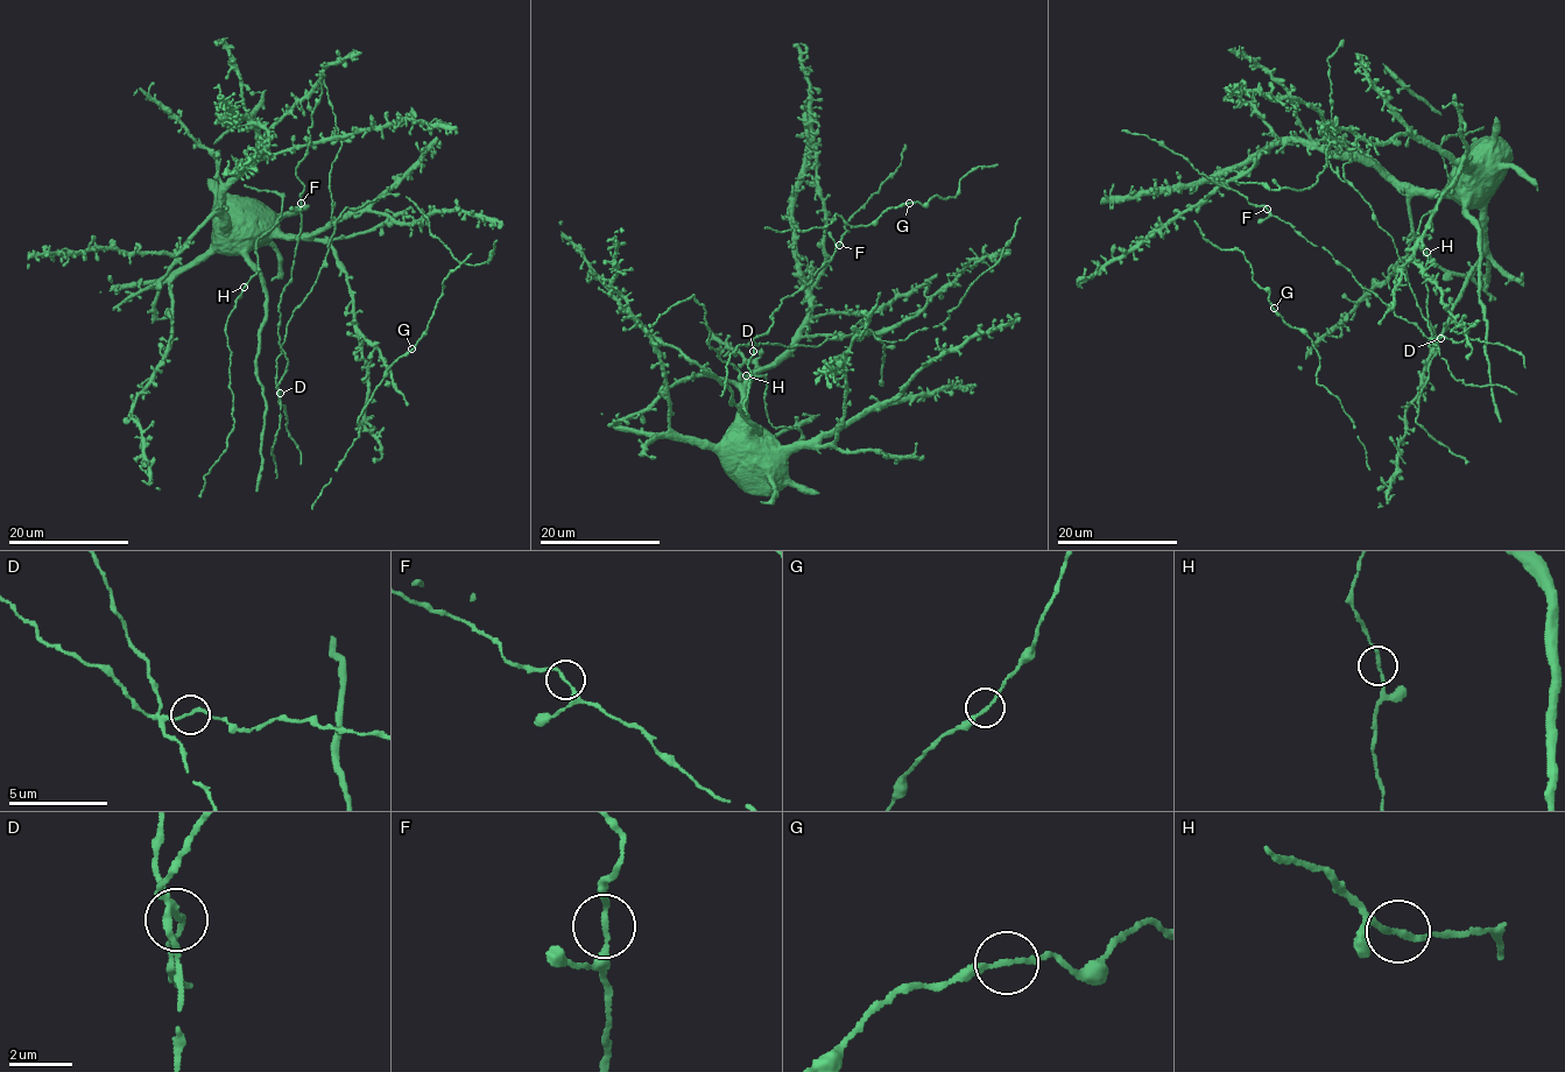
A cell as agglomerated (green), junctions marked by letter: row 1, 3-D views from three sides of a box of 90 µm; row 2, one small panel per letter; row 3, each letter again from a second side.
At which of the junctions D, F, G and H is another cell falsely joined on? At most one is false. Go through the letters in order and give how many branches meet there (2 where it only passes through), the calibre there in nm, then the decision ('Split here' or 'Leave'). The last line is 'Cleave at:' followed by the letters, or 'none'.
D: Branches: 2. Thickness 140 nm. Leave
F: Branches: 2. Thickness 160 nm. Leave
G: Branches: 2. Thickness 170 nm. Leave
H: Branches: 2. Thickness 150 nm. Leave
Cleave at: none

